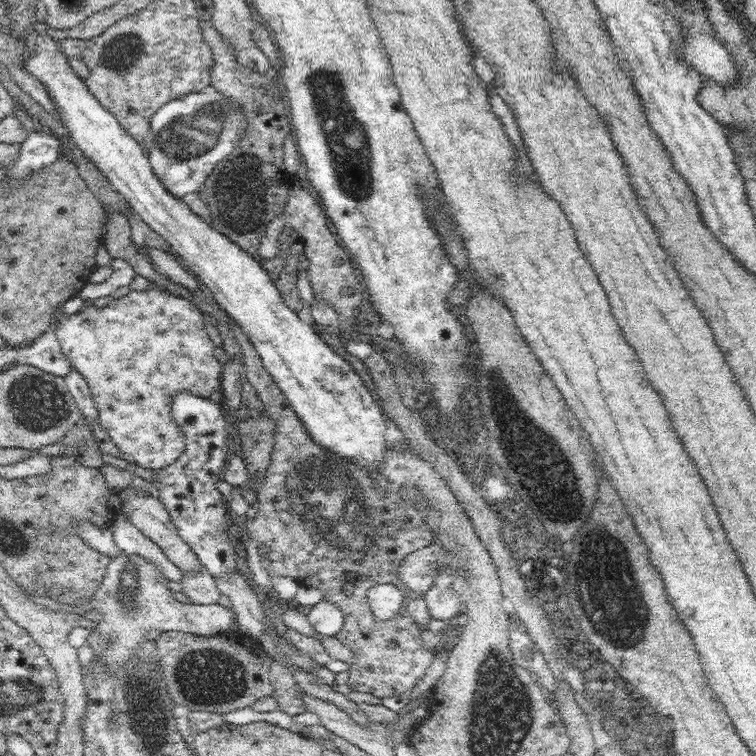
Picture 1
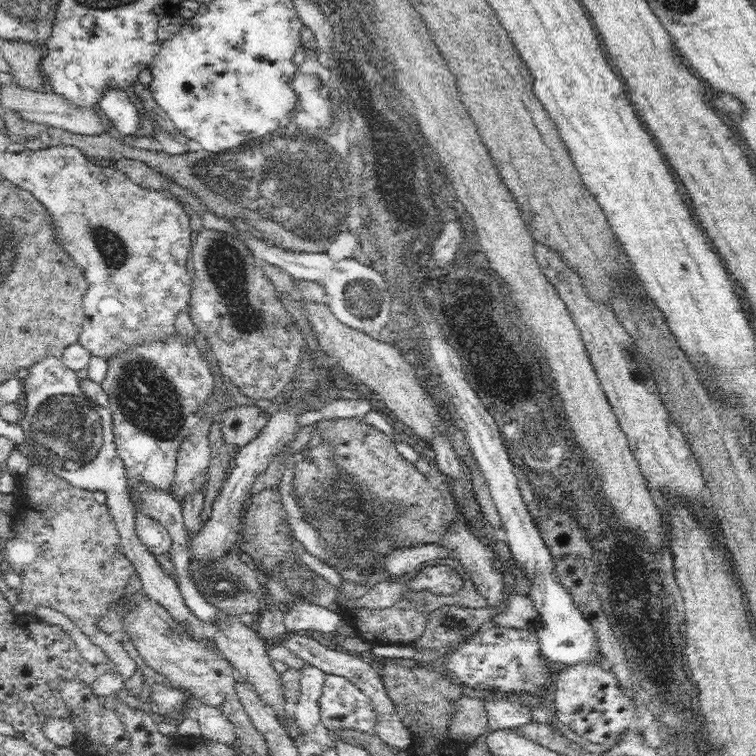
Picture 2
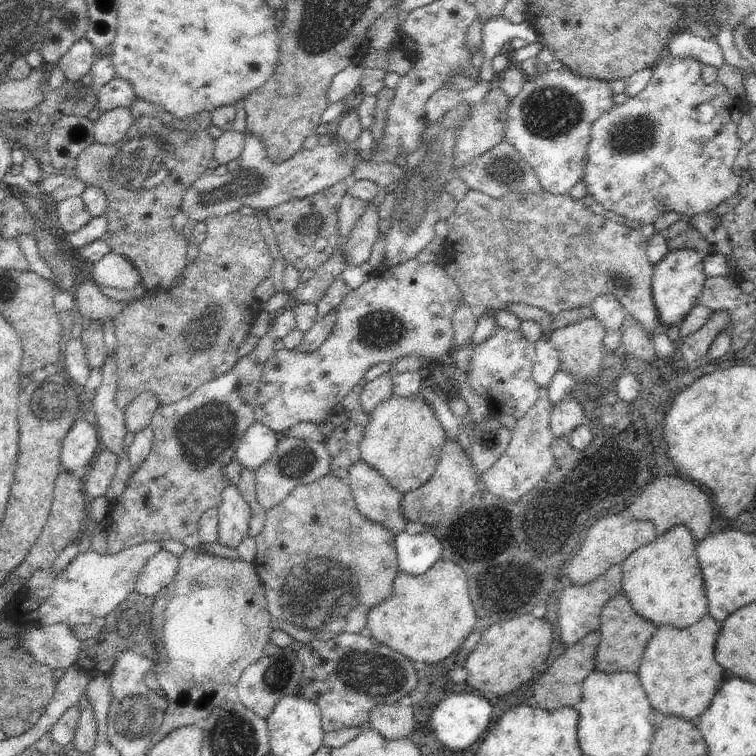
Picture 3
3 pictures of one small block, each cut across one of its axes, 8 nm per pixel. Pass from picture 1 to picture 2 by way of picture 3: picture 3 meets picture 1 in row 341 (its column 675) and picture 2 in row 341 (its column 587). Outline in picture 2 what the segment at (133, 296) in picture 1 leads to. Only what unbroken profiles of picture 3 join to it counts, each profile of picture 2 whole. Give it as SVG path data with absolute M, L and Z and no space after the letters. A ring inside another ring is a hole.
M178 332L166 341L151 341L128 349L126 353L108 361L108 372L101 386L109 399L113 413L112 427L118 456L124 463L128 477L152 489L172 491L175 482L177 454L182 441L200 420L200 406L212 398L215 378L192 339L184 341Z

